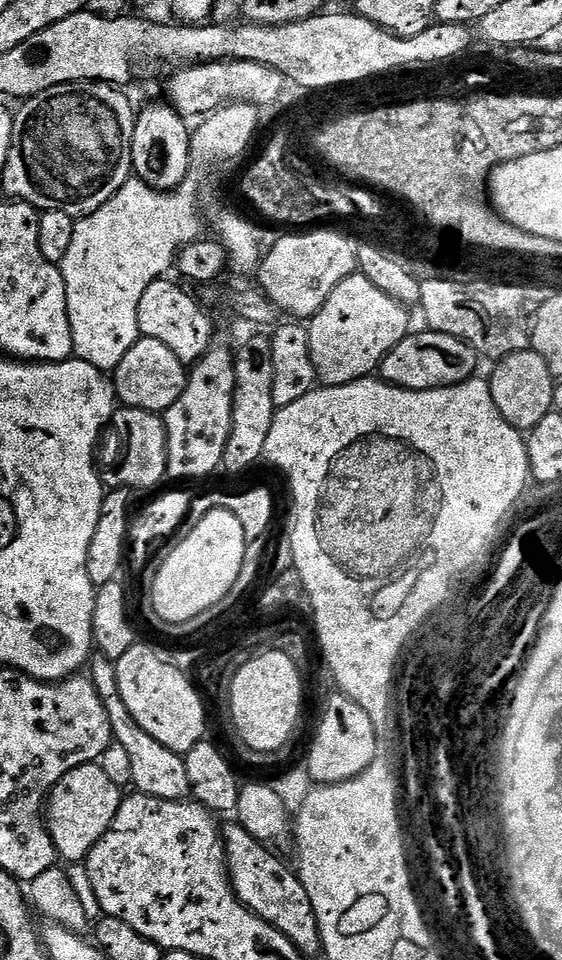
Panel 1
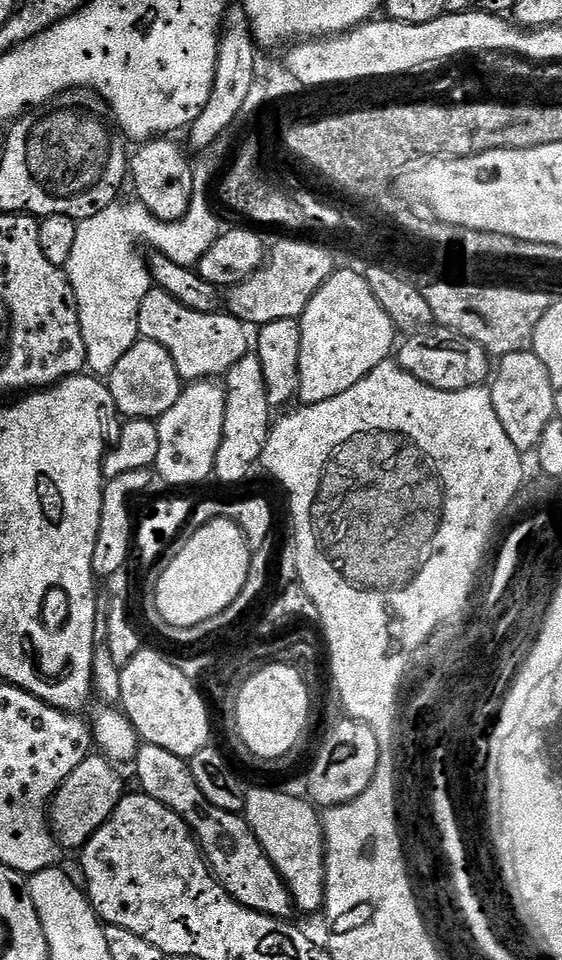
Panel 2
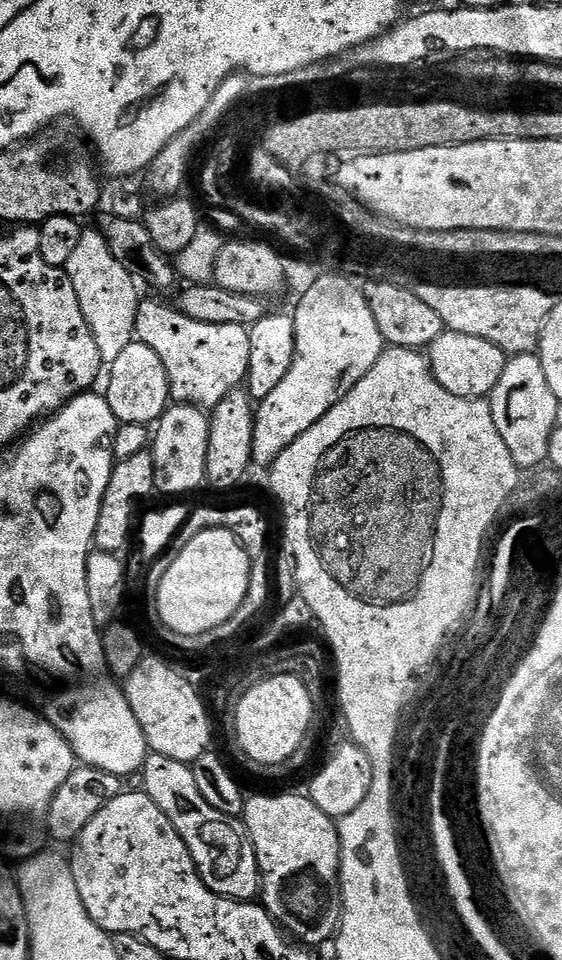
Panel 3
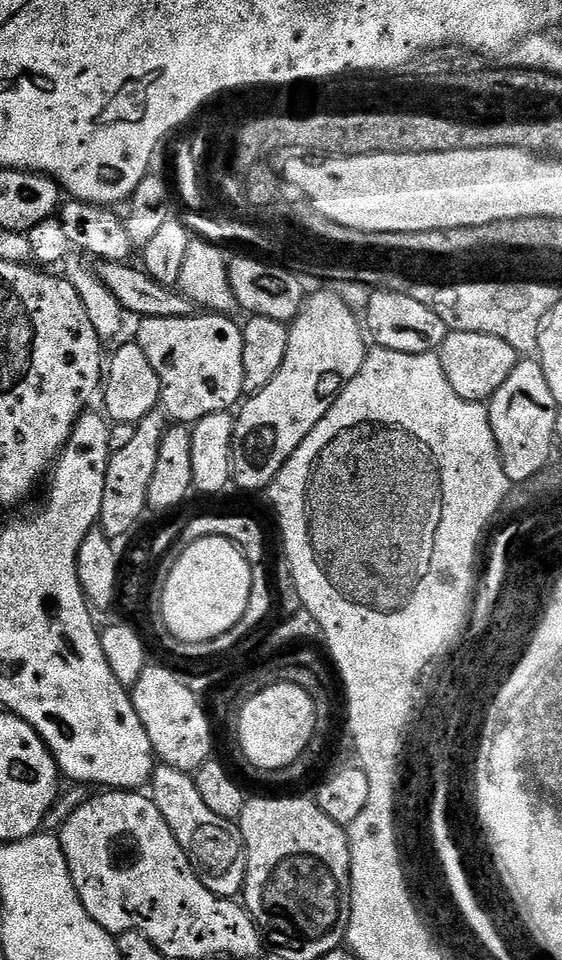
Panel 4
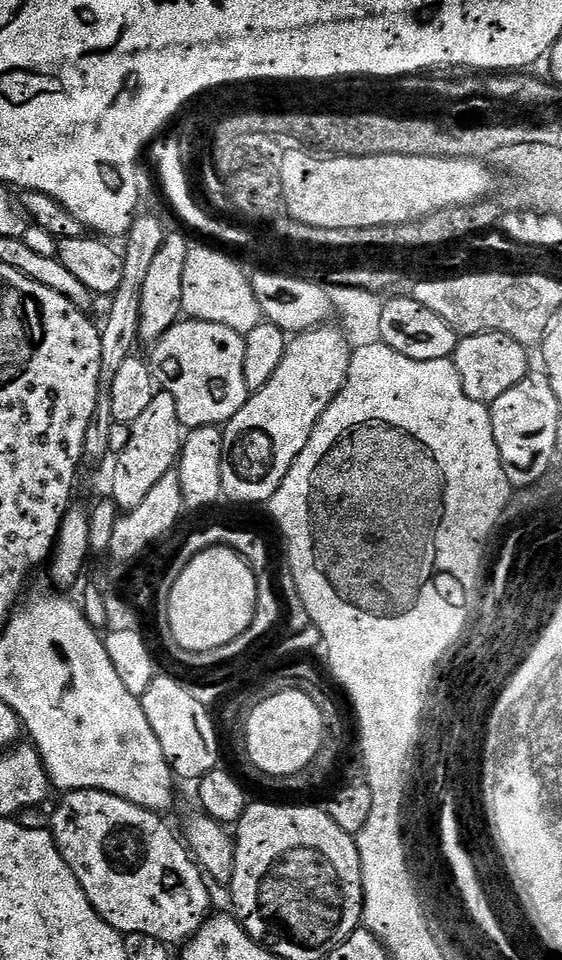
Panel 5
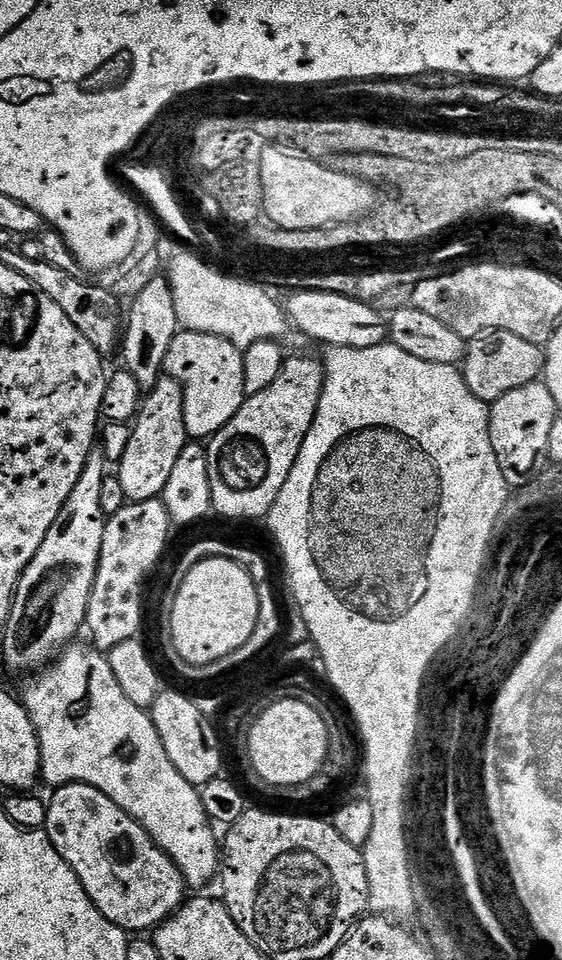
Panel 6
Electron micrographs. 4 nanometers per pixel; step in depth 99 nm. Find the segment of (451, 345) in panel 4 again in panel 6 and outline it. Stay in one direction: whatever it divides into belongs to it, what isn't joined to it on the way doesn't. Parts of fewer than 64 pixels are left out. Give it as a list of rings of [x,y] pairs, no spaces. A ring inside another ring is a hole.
[[[489,331],[467,341],[462,361],[464,381],[466,386],[470,386],[470,394],[474,394],[474,398],[490,406],[502,398],[502,394],[510,394],[510,390],[518,390],[518,386],[541,379],[544,354],[545,349],[541,345],[526,342],[526,338],[518,338],[518,334]]]

